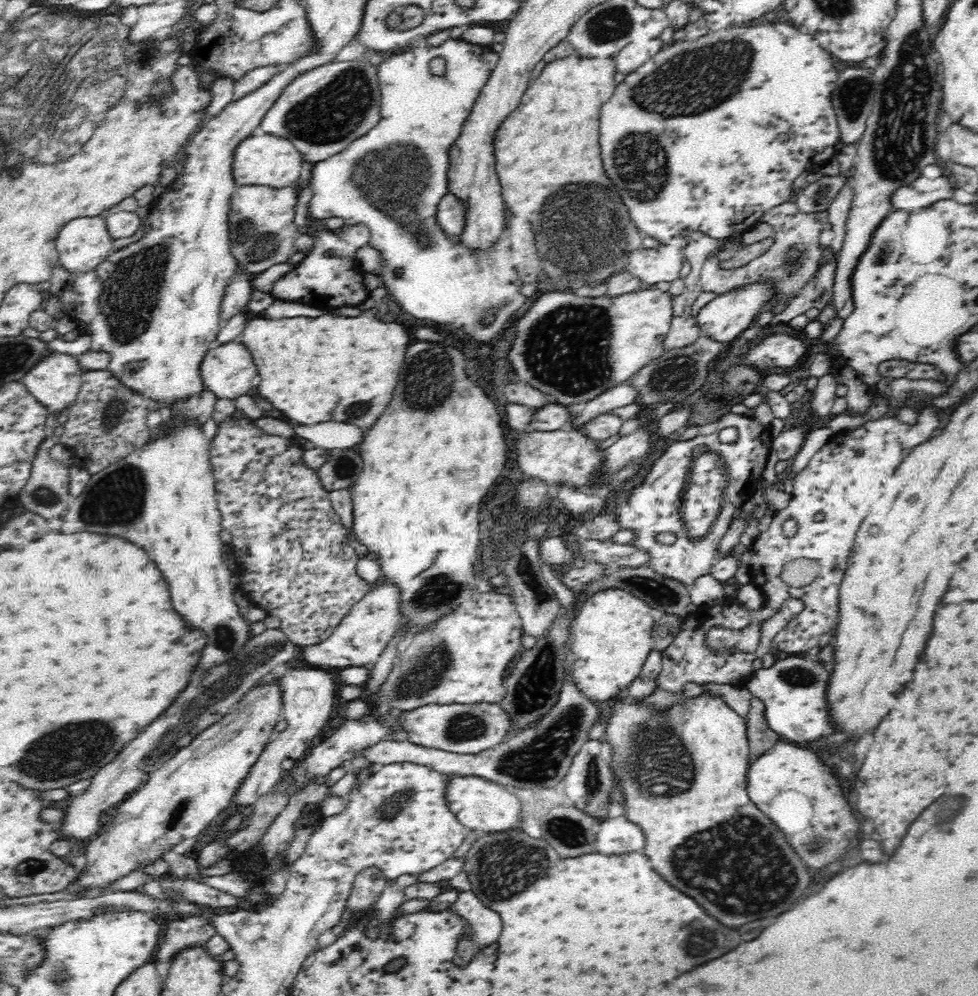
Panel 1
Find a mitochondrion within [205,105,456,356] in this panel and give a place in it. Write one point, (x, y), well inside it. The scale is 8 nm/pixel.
(395, 186)

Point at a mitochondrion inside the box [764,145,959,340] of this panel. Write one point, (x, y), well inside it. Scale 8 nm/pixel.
(791, 263)

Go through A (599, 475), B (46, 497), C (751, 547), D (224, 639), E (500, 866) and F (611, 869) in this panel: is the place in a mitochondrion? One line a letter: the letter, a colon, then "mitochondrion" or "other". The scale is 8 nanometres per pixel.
A: other
B: mitochondrion
C: other
D: mitochondrion
E: mitochondrion
F: other

